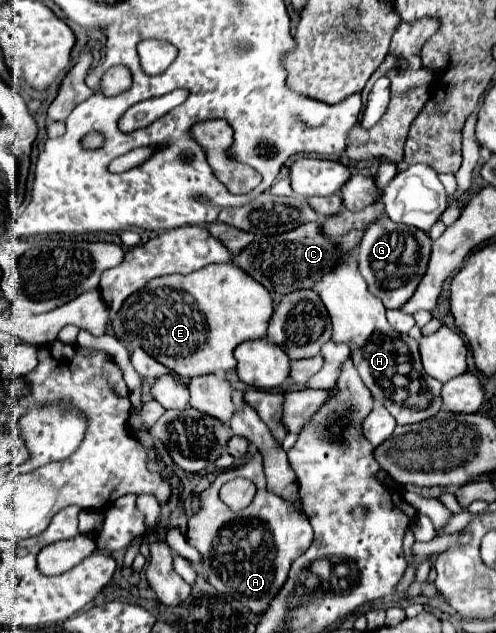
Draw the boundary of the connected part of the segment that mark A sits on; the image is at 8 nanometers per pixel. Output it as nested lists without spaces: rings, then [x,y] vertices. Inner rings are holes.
[[[259,451],[243,467],[219,473],[211,487],[201,491],[199,505],[199,511],[189,517],[187,543],[201,553],[203,571],[209,583],[223,595],[227,595],[229,589],[231,597],[245,603],[251,611],[265,611],[269,599],[277,593],[277,587],[285,583],[293,559],[303,555],[313,541],[313,529],[303,505],[299,501],[287,501],[277,493],[273,495],[273,491],[267,489],[263,455]],[[235,477],[245,477],[257,487],[253,503],[241,511],[231,511],[219,497],[219,489]]]

